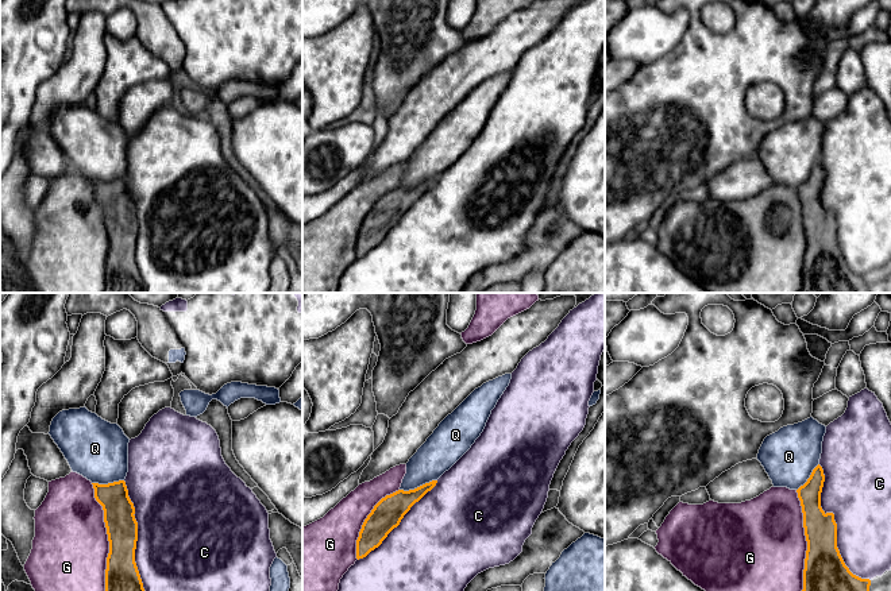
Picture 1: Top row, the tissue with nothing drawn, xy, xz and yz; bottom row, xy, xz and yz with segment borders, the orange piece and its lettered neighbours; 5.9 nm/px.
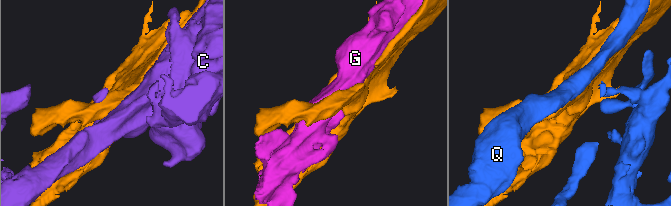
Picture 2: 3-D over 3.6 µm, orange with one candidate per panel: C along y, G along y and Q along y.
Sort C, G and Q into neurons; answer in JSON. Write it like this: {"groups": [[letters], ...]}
{"groups": [["C"], ["G"], ["Q"]]}

